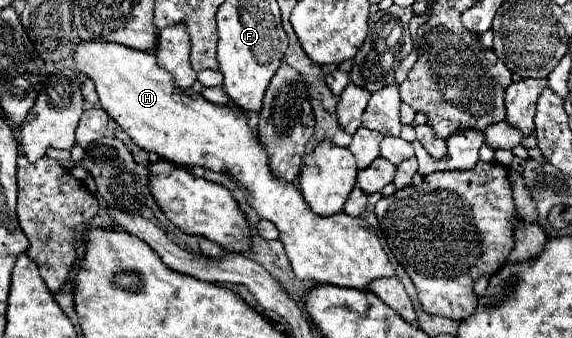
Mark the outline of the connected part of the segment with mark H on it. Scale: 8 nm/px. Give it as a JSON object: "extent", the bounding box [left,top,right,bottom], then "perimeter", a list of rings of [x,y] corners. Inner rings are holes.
{"extent":[75,42,395,292],"perimeter":[[[79,42],[75,50],[75,68],[95,80],[103,110],[137,146],[179,166],[197,164],[215,172],[229,172],[247,190],[247,202],[257,214],[279,228],[279,238],[299,280],[365,292],[373,280],[395,276],[395,268],[377,232],[363,218],[351,218],[345,212],[323,218],[311,212],[295,184],[271,176],[267,154],[257,140],[257,130],[245,122],[245,116],[235,116],[237,112],[227,106],[207,102],[191,88],[177,88],[173,78],[157,66],[153,52],[141,52],[111,42]]]}

